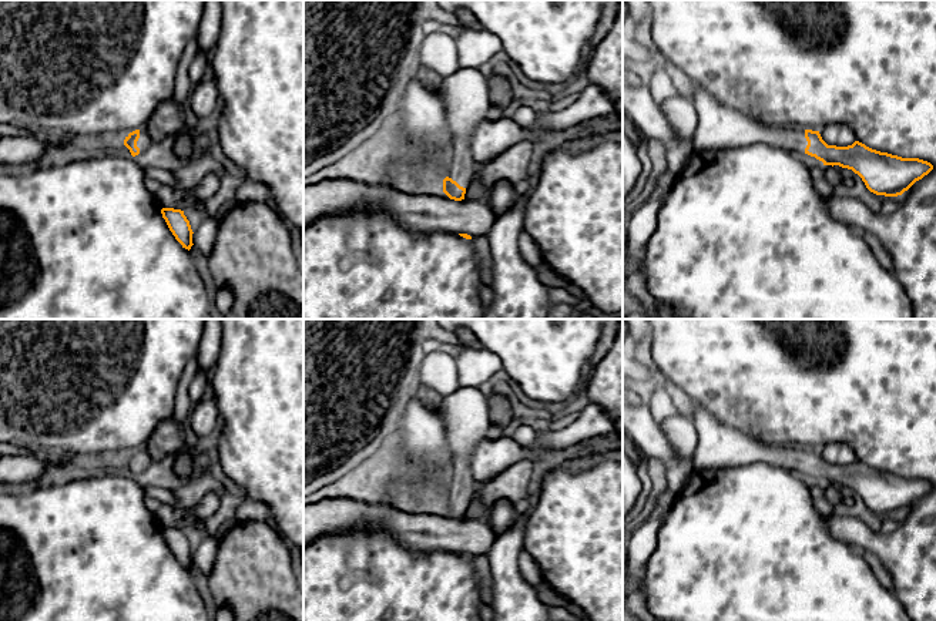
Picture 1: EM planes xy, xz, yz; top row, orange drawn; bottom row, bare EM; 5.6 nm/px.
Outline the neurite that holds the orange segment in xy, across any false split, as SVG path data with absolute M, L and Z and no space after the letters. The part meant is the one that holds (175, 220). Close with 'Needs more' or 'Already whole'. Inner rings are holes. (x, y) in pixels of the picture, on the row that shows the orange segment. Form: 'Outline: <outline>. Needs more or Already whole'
Outline: M162 208L161 214L175 239L182 245L182 248L189 251L194 245L194 232L191 229L189 221L184 215L184 211L174 208Z. Already whole

